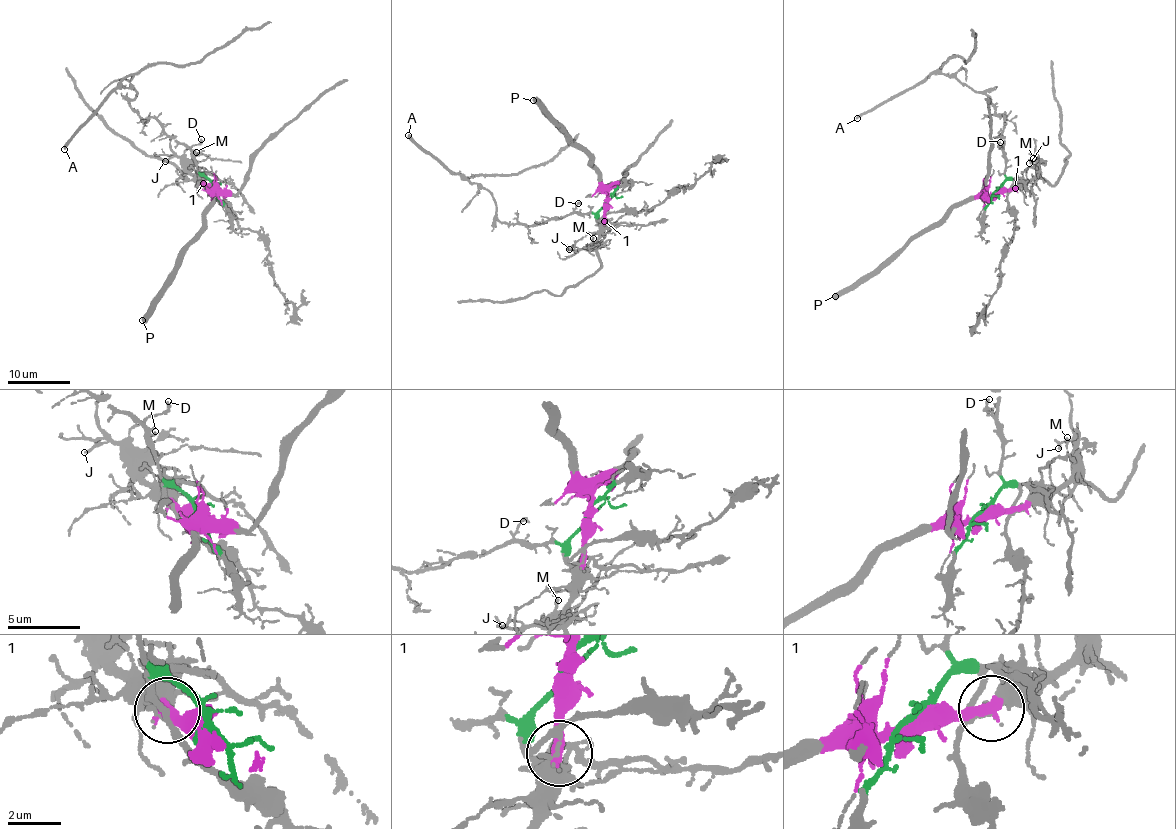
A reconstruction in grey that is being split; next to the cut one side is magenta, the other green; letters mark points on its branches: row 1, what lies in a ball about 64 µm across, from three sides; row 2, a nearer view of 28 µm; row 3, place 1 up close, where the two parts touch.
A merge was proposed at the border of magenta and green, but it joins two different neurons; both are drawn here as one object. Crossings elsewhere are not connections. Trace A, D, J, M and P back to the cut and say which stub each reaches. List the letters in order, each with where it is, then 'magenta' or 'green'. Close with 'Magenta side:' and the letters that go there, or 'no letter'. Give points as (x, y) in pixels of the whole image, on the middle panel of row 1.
A: place (408, 135); green
D: place (578, 203); green
J: place (569, 249); magenta
M: place (593, 238); magenta
P: place (533, 100); magenta
Magenta side: J, M, P

